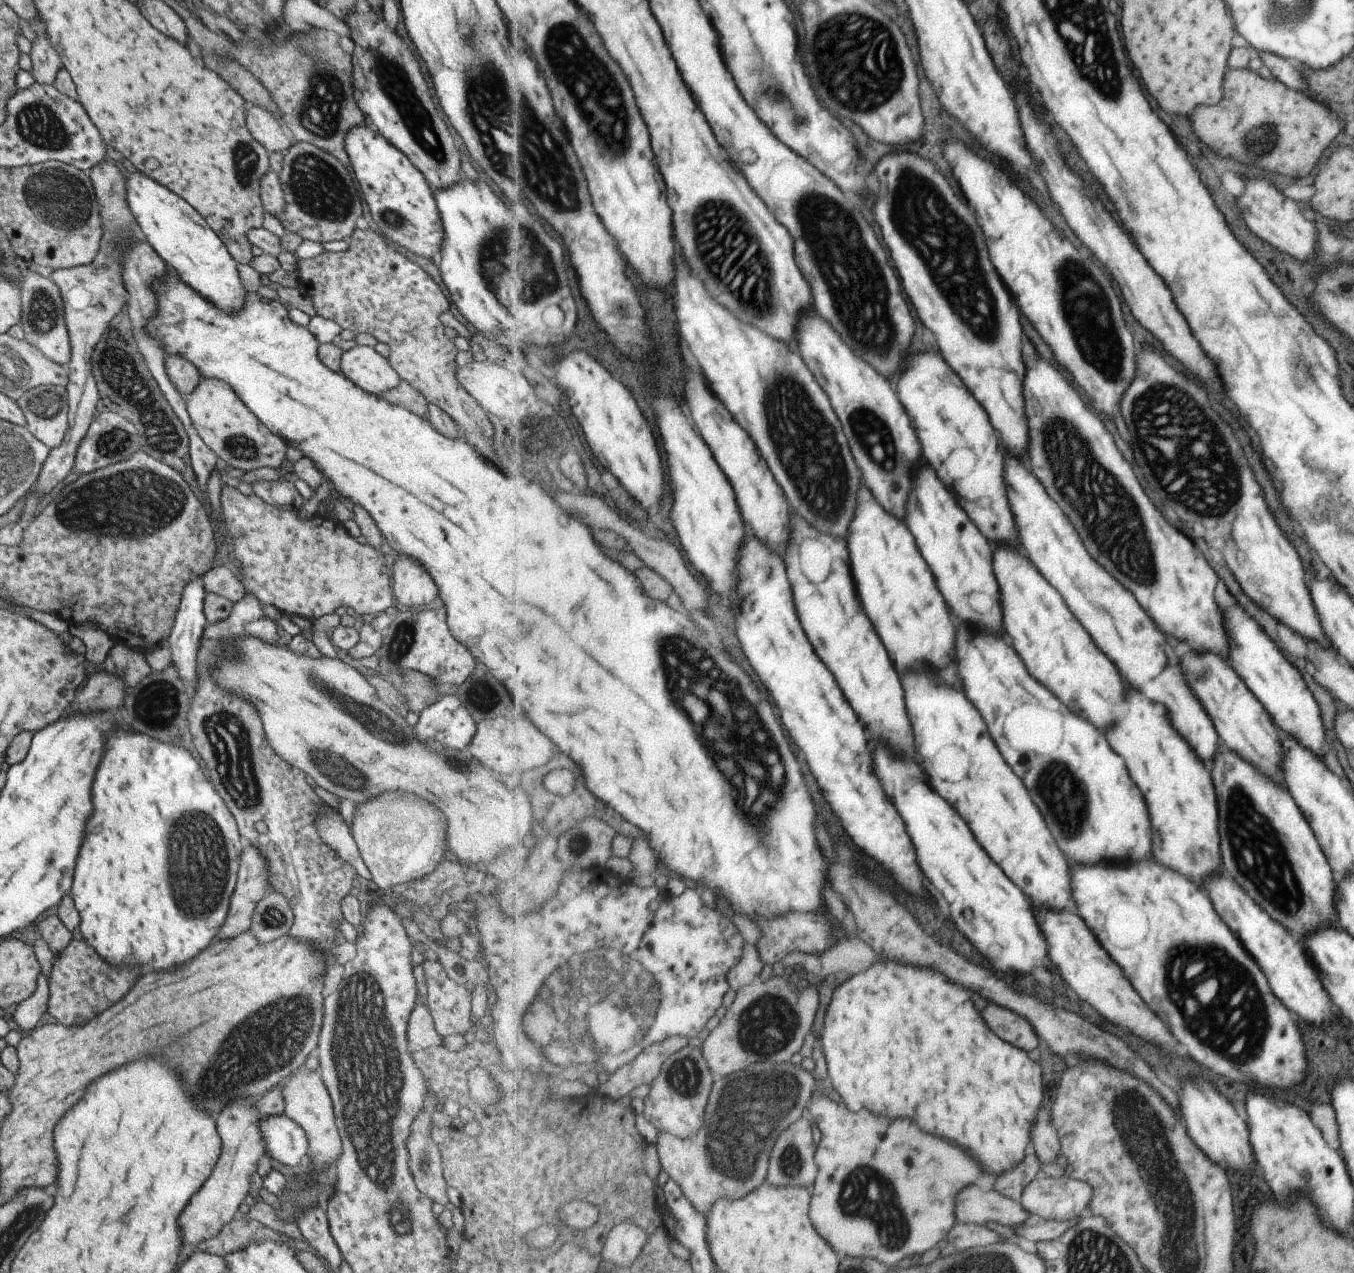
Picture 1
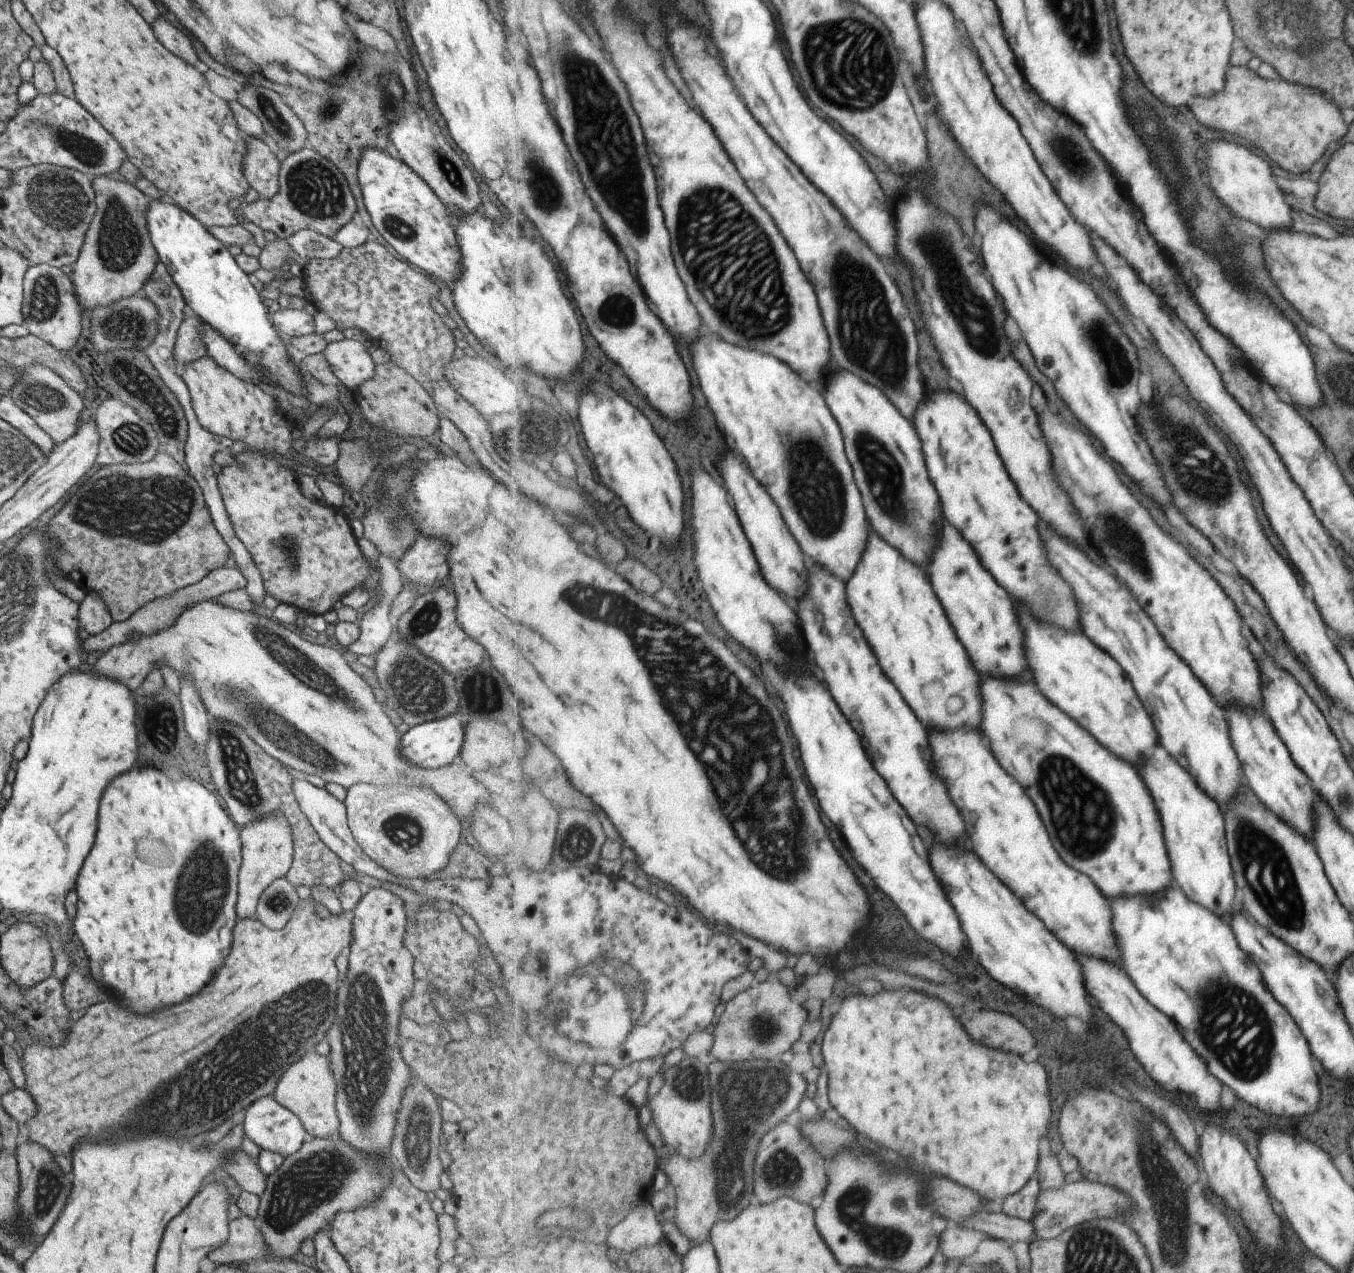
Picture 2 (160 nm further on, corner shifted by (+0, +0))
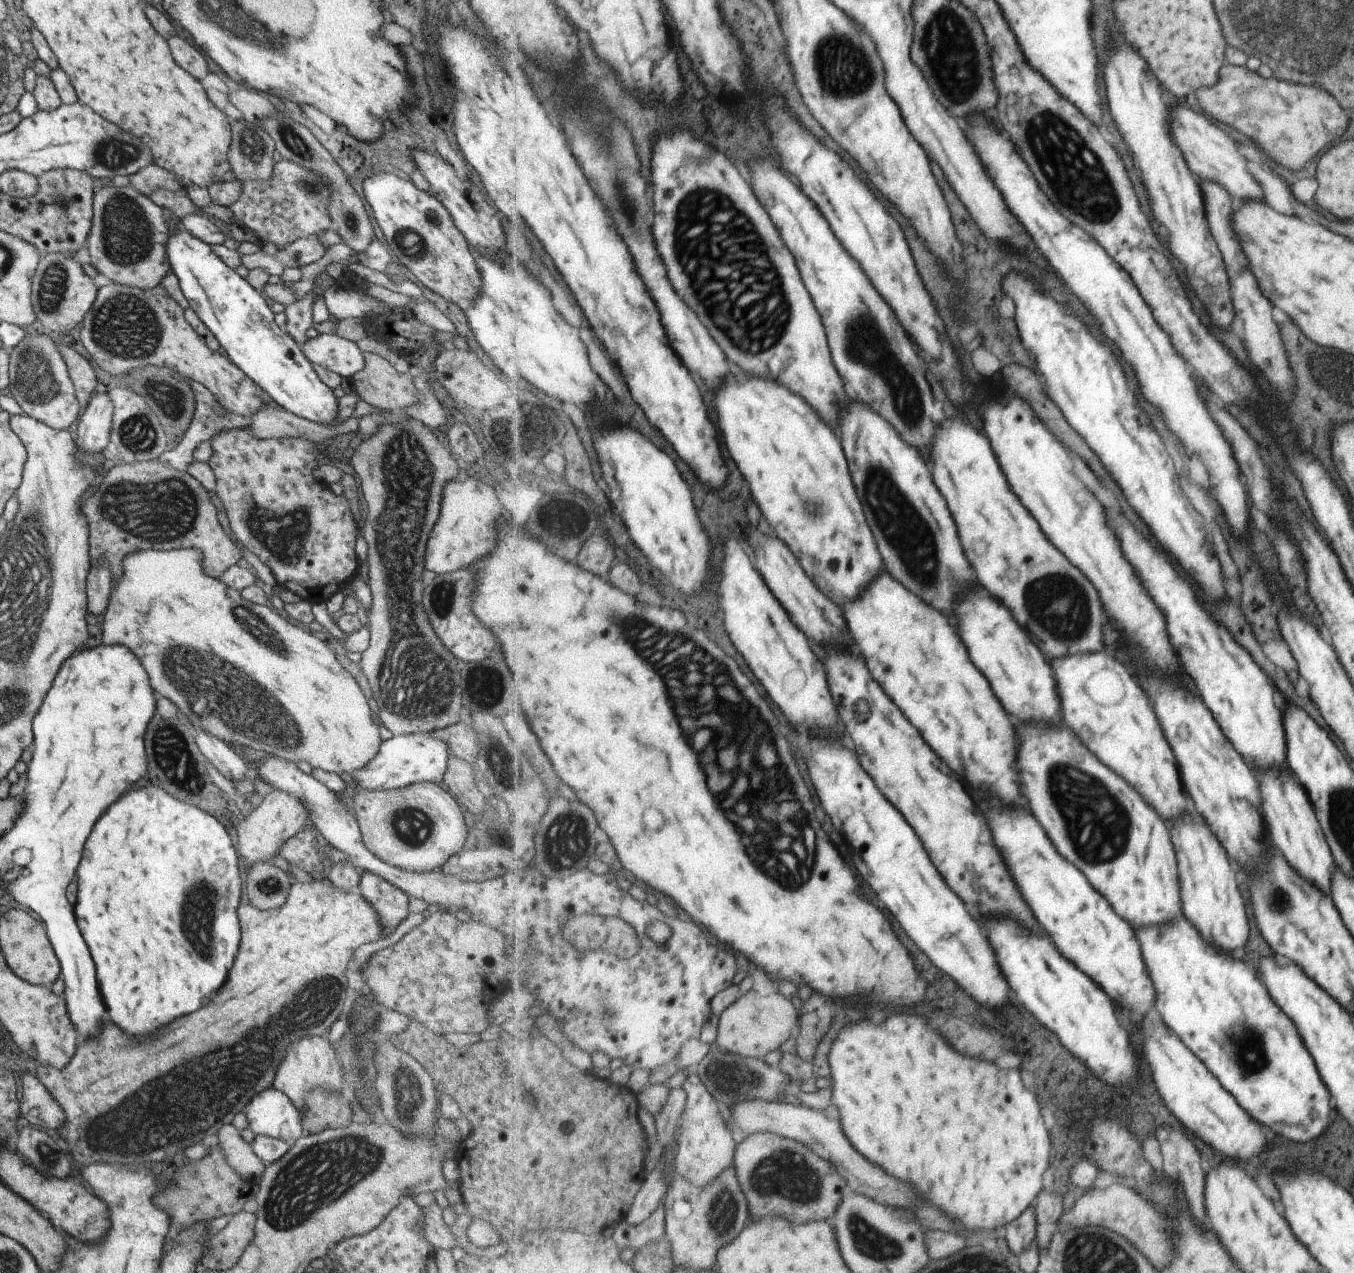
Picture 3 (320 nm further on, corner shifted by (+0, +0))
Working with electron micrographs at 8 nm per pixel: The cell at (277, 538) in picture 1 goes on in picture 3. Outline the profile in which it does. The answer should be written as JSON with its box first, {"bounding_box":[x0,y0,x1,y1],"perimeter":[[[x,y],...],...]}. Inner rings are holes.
{"bounding_box":[207,428,359,602],"perimeter":[[[235,428],[235,430],[221,430],[217,432],[210,440],[211,458],[207,460],[207,466],[211,468],[211,472],[215,475],[215,493],[221,502],[229,526],[235,538],[242,544],[242,546],[255,554],[257,558],[265,566],[271,570],[276,584],[293,592],[306,602],[324,602],[329,600],[333,594],[341,591],[357,574],[359,562],[354,552],[356,522],[353,519],[353,514],[349,510],[349,500],[345,496],[337,496],[333,494],[327,485],[316,481],[313,478],[313,469],[317,464],[317,455],[321,452],[319,446],[312,442],[307,442],[303,438],[255,438],[249,428]]]}

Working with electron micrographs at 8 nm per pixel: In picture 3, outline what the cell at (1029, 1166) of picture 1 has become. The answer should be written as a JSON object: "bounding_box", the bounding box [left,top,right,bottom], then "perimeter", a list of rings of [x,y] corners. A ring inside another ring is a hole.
{"bounding_box":[1003,1205,1037,1256],"perimeter":[[[1035,1205],[1027,1209],[1017,1221],[1005,1226],[1003,1233],[1011,1254],[1016,1256],[1032,1247],[1036,1240],[1037,1227]]]}

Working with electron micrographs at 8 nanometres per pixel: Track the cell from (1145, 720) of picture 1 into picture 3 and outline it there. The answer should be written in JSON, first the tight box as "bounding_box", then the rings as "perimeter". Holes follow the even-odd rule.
{"bounding_box":[1171,810,1247,954],"perimeter":[[[1195,810],[1191,818],[1183,818],[1179,826],[1173,826],[1171,834],[1175,838],[1182,916],[1205,942],[1213,942],[1227,954],[1245,946],[1247,916],[1243,910],[1241,894],[1237,890],[1235,872],[1227,862],[1226,850],[1202,820],[1202,815],[1197,814]]]}

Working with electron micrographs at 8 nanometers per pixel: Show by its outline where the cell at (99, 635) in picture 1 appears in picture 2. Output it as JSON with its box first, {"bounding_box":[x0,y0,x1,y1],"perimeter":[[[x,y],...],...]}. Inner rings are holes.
{"bounding_box":[78,593,112,635],"perimeter":[[[87,593],[78,604],[78,625],[84,635],[95,635],[112,623],[104,600],[97,593]]]}

